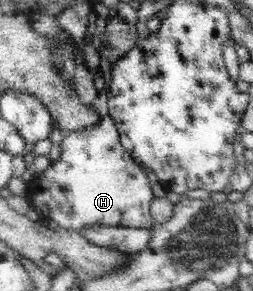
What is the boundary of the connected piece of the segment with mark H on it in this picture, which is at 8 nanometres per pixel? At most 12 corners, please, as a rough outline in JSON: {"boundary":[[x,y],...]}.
{"boundary":[[112,117],[28,183],[42,220],[152,229],[156,195]]}

